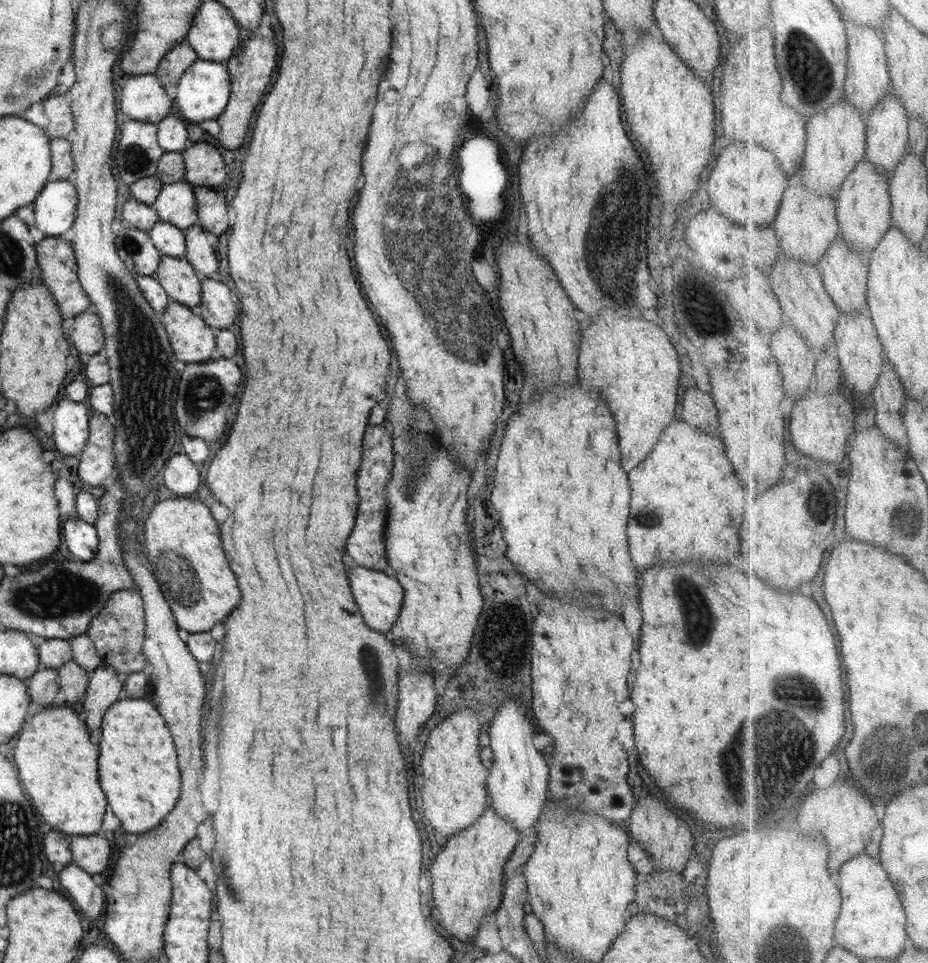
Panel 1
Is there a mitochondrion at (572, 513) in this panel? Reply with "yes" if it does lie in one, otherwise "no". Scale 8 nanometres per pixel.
no

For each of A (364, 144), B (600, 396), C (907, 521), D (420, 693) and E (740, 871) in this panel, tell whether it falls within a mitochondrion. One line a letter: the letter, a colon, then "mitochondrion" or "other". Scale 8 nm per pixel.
A: other
B: other
C: mitochondrion
D: other
E: other

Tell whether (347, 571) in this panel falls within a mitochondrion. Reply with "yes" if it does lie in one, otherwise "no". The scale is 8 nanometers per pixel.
no

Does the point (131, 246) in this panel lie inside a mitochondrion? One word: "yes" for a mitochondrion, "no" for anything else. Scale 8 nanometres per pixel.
yes

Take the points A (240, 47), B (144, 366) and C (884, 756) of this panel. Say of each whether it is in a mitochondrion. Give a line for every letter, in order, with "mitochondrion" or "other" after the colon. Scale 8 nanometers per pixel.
A: other
B: mitochondrion
C: mitochondrion

